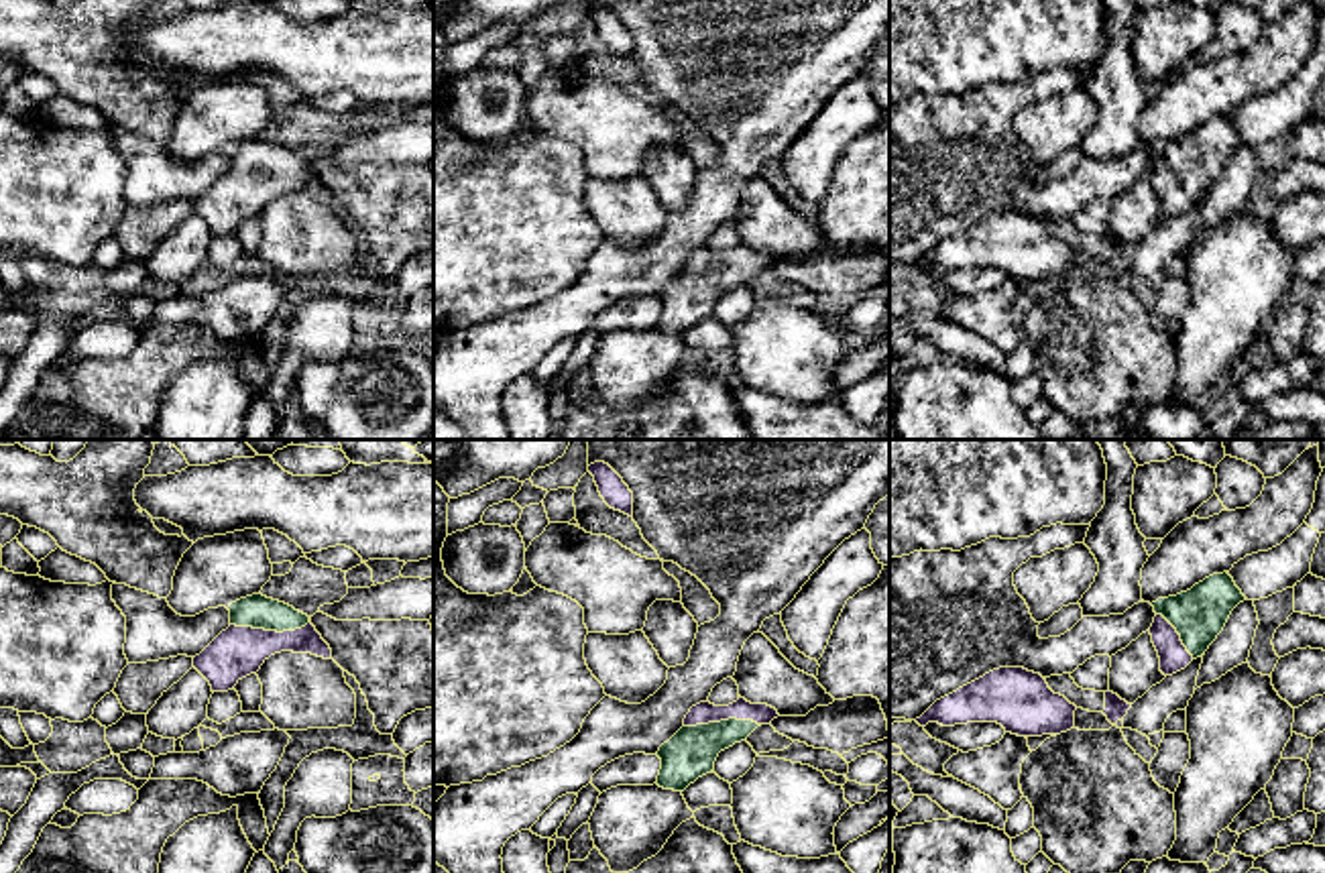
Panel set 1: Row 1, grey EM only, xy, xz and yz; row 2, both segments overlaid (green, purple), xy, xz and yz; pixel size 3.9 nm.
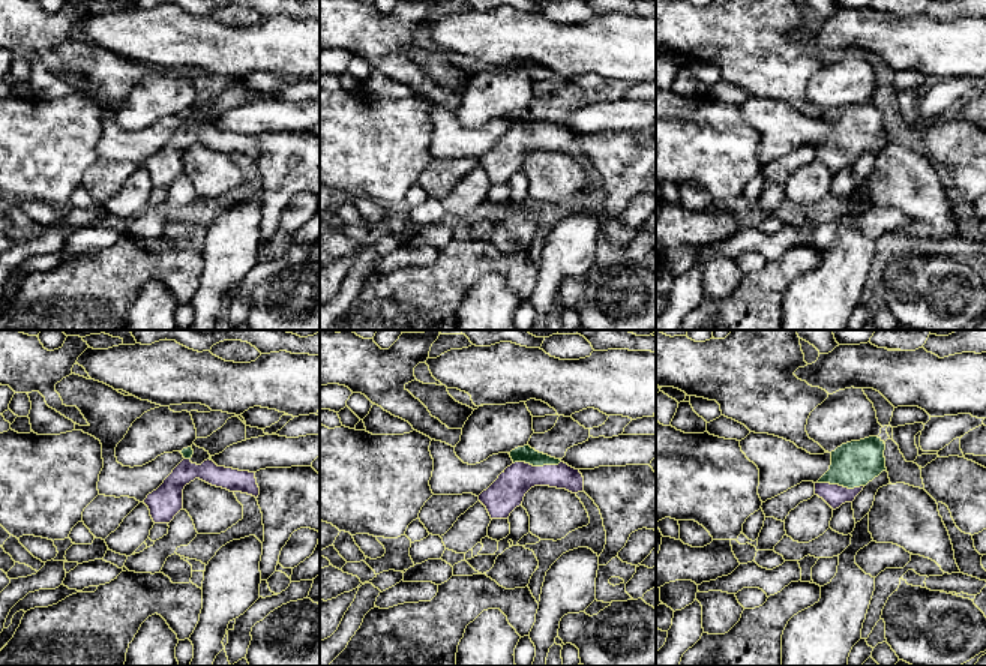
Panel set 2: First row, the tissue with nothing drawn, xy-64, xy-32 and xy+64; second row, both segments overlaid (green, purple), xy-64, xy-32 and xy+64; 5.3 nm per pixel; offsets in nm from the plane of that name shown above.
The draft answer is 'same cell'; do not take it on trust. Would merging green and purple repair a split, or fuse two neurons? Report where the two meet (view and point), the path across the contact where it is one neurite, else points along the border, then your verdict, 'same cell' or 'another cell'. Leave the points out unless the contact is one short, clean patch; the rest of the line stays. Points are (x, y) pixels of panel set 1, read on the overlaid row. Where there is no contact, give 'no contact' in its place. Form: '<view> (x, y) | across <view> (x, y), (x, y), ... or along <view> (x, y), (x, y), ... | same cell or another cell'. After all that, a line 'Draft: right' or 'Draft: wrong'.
xy (269, 629) | across xy (257, 611), (257, 617), (269, 629), (259, 629), (237, 652) | same cell
Draft: right

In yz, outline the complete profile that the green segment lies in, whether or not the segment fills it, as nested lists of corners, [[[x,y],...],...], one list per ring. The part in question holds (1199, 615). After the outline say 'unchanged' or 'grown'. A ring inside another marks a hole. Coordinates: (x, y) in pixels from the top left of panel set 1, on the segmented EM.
[[[1223,572],[1187,592],[1152,602],[1156,617],[1150,635],[1160,657],[1160,672],[1172,676],[1205,655],[1231,610],[1244,600],[1248,598],[1233,578]]] | grown

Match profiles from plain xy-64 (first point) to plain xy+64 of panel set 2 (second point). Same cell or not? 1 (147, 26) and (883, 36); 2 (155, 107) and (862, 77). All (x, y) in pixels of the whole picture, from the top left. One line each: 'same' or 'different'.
1: same
2: same

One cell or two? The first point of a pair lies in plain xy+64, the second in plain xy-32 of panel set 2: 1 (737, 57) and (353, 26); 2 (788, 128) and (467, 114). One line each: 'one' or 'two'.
1: one
2: two

